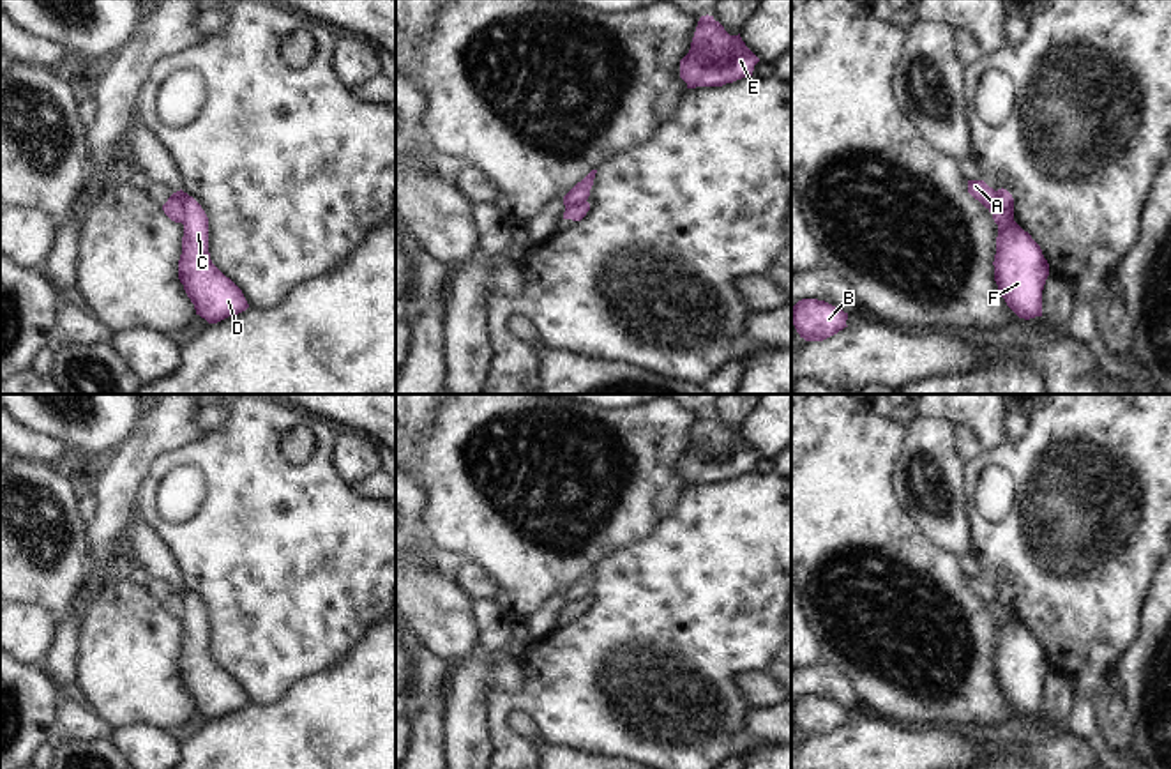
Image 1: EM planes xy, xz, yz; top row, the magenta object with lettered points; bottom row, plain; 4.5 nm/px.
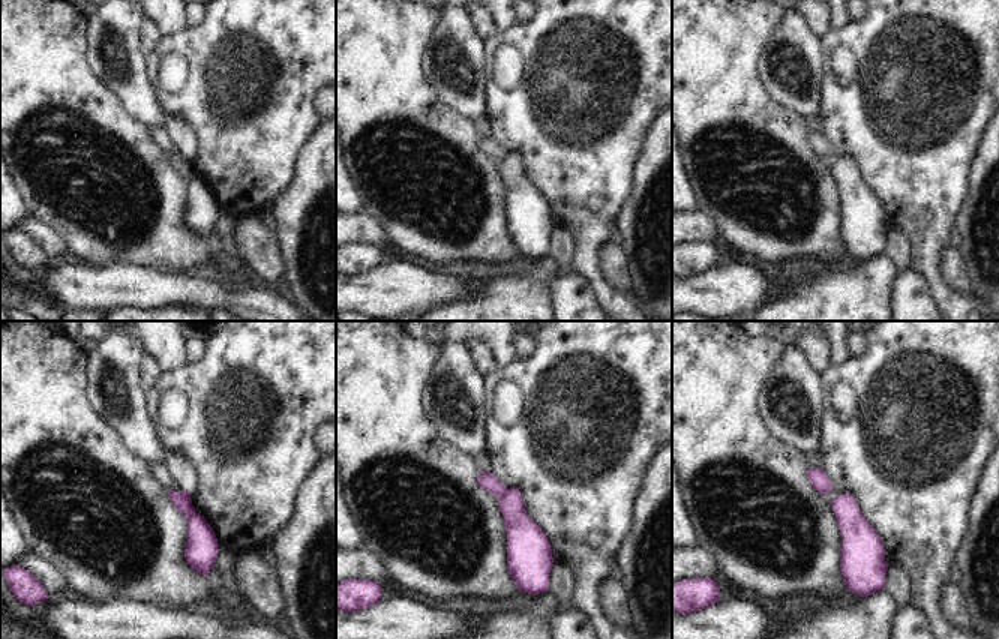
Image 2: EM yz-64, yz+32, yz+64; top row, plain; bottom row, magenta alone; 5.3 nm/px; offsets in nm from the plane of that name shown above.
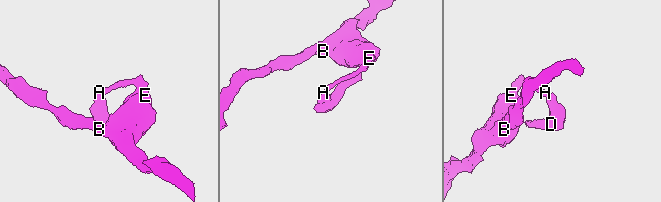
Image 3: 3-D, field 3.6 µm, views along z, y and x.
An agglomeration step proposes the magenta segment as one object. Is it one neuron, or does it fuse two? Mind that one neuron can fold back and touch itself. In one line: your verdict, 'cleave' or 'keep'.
cleave

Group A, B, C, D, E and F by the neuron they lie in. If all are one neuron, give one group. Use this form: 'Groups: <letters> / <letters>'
Groups: A B E / C D F.

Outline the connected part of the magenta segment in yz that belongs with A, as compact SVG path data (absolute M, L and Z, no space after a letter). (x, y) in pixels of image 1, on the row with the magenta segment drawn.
M968 180L968 193L993 214L993 219L996 223L1014 221L1014 216L1005 216L1000 212L996 203L996 191L989 187L984 180Z

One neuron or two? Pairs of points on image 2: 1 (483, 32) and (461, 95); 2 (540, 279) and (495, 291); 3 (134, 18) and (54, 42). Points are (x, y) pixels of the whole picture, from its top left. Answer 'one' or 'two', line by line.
1: two
2: one
3: two

